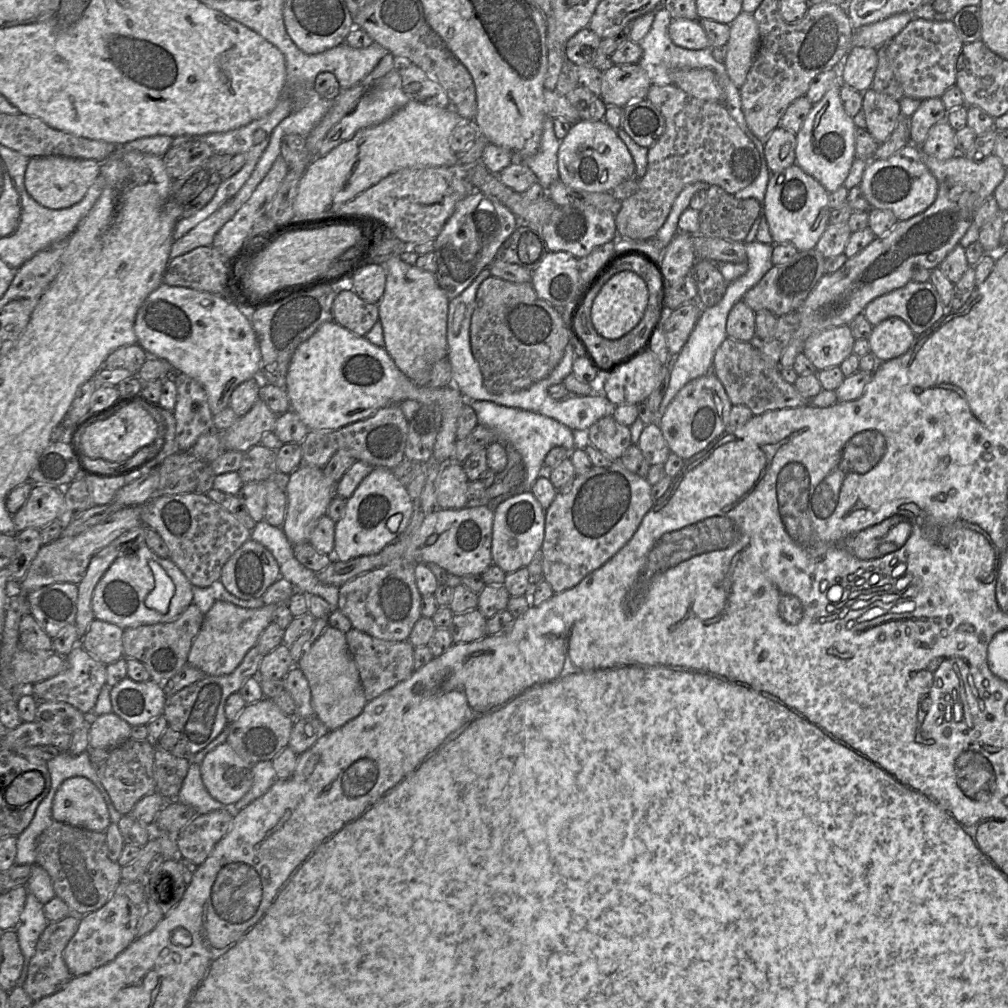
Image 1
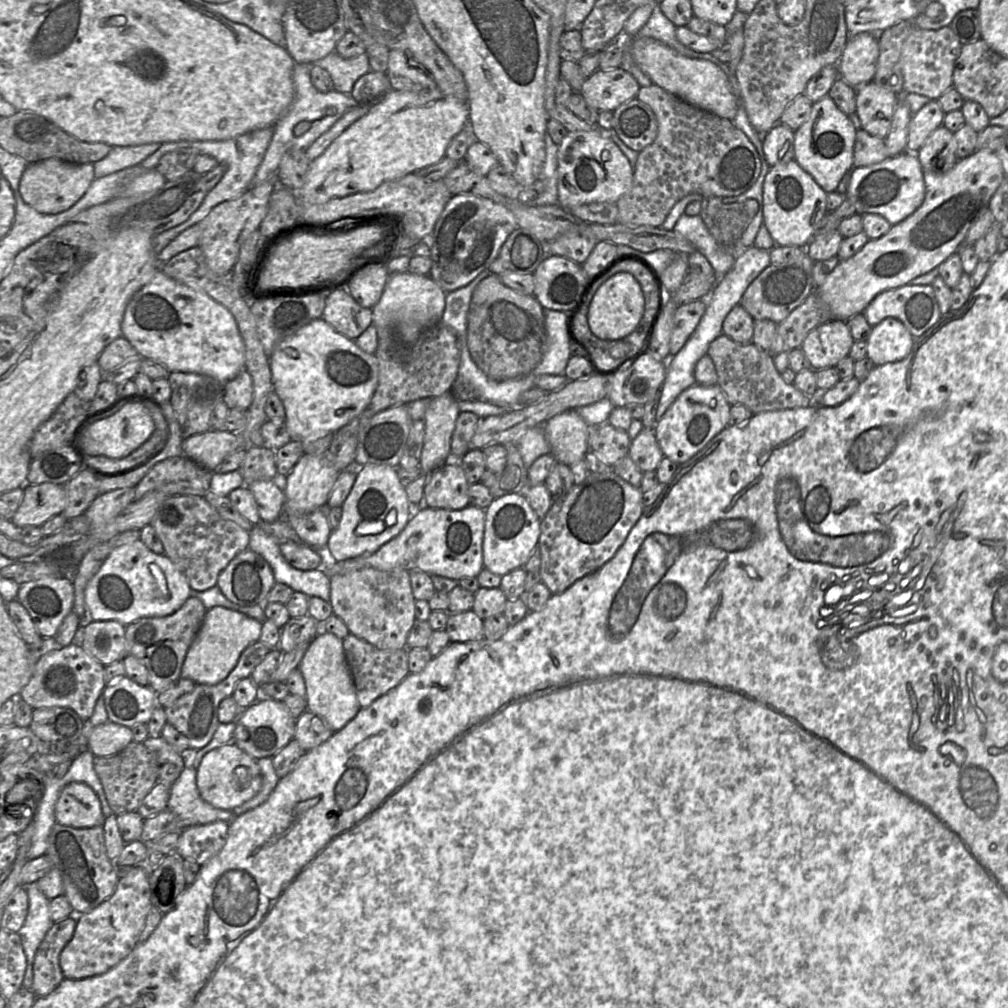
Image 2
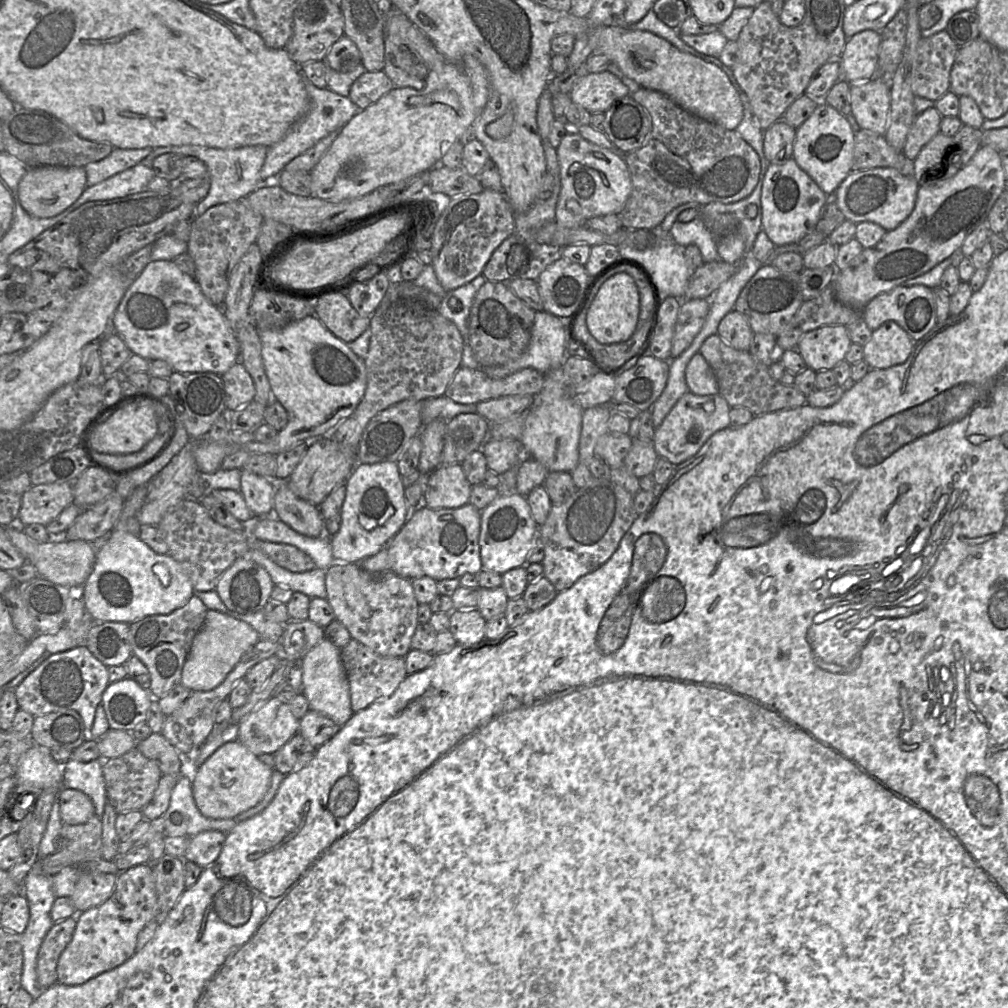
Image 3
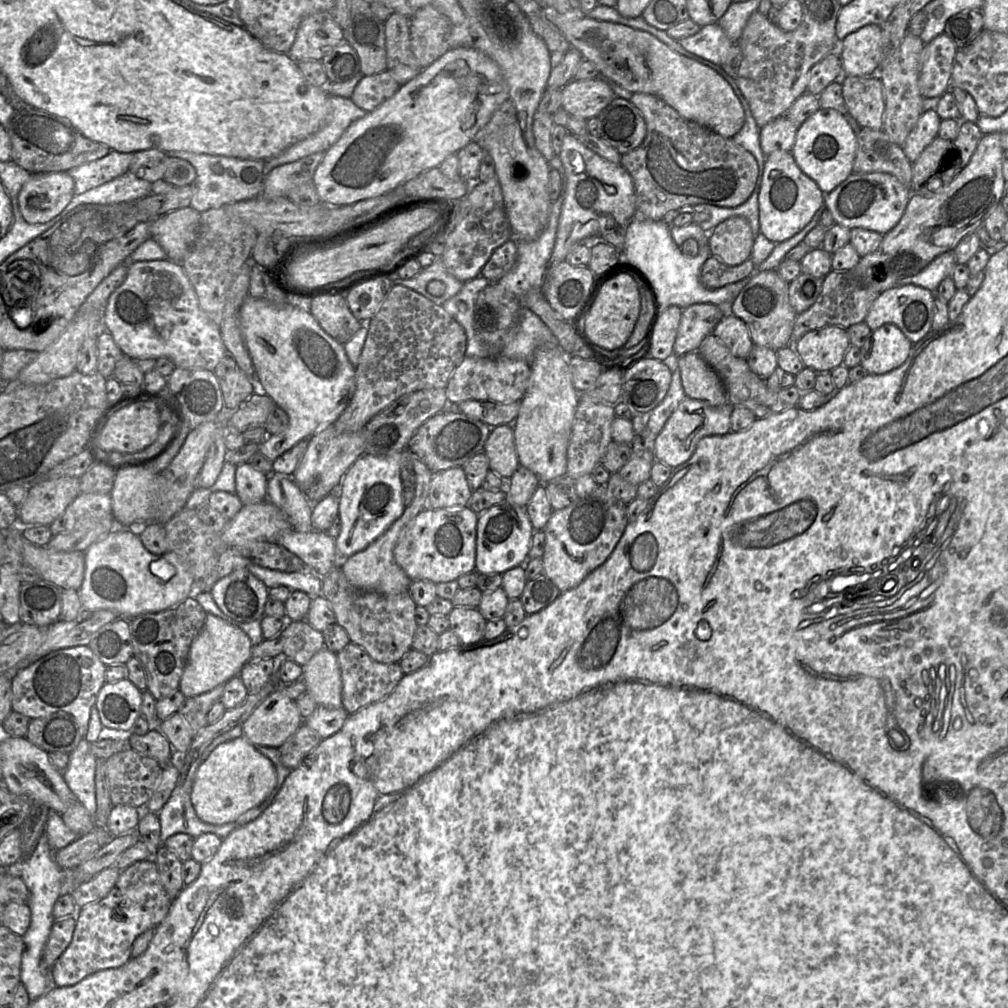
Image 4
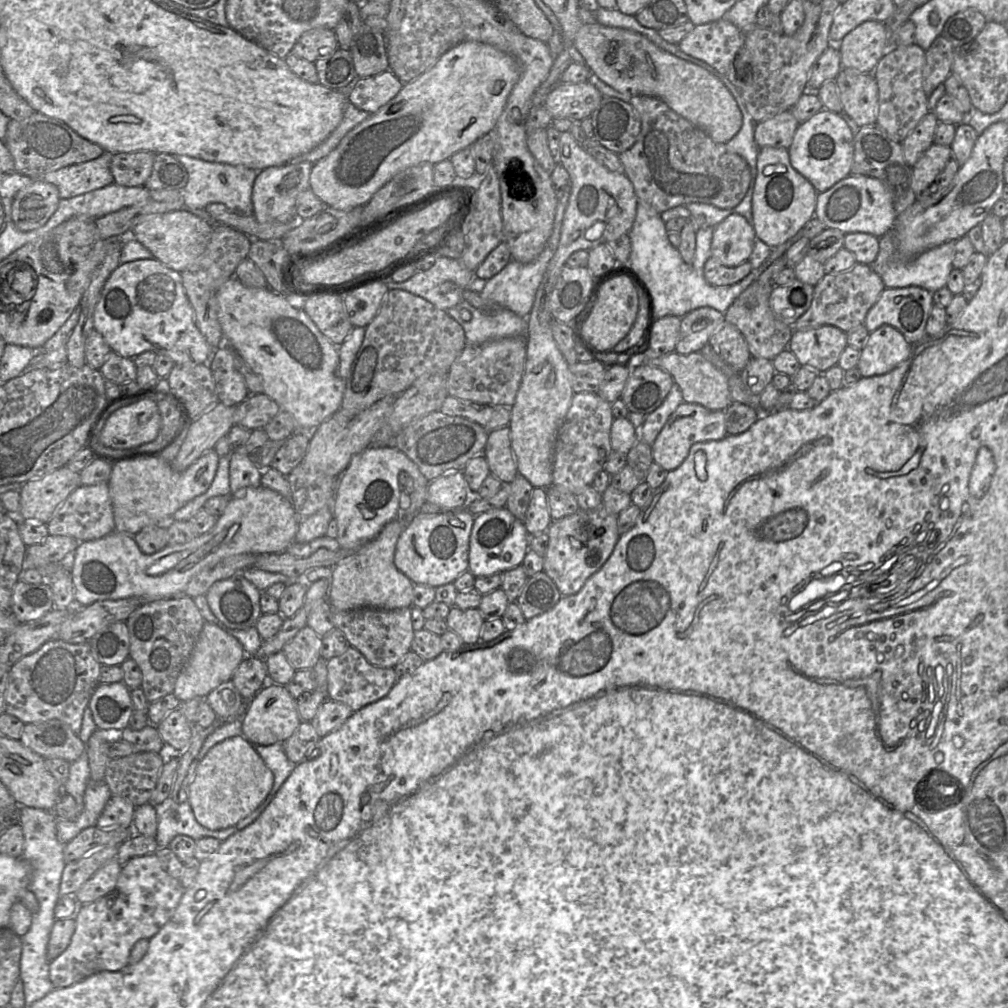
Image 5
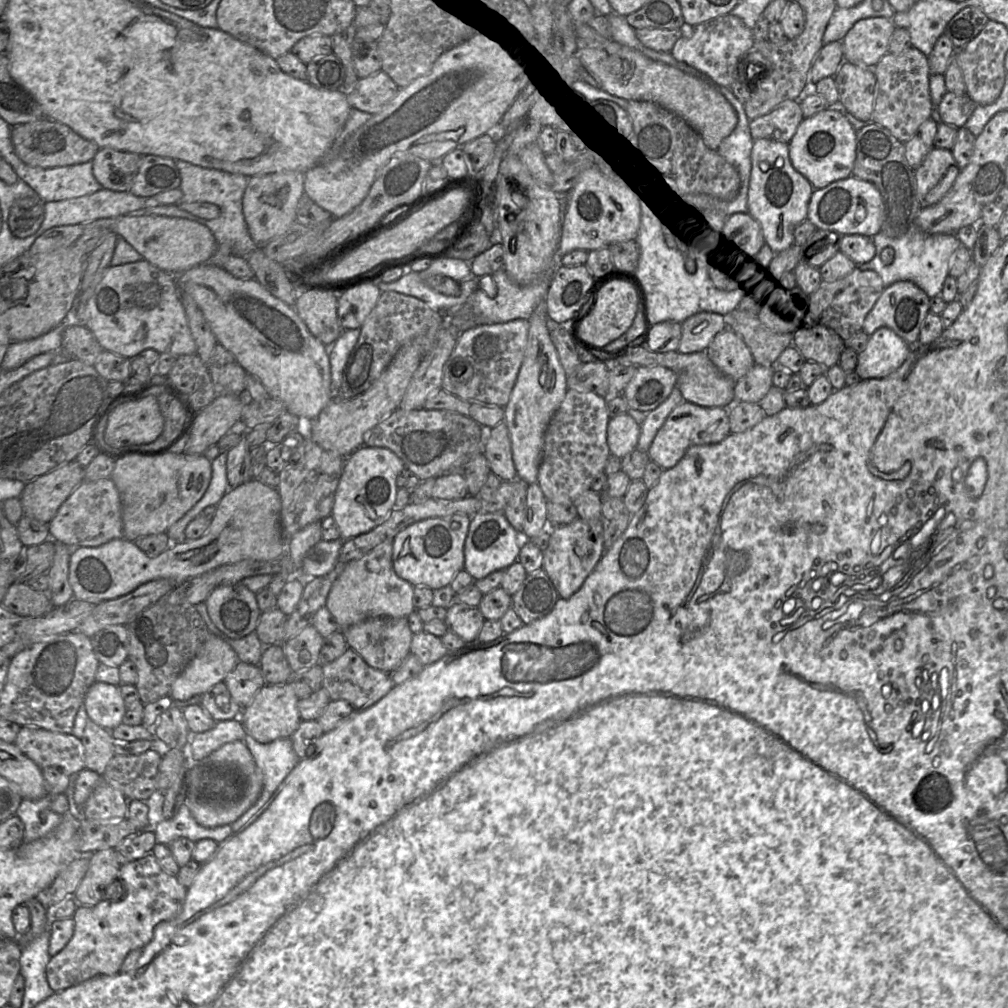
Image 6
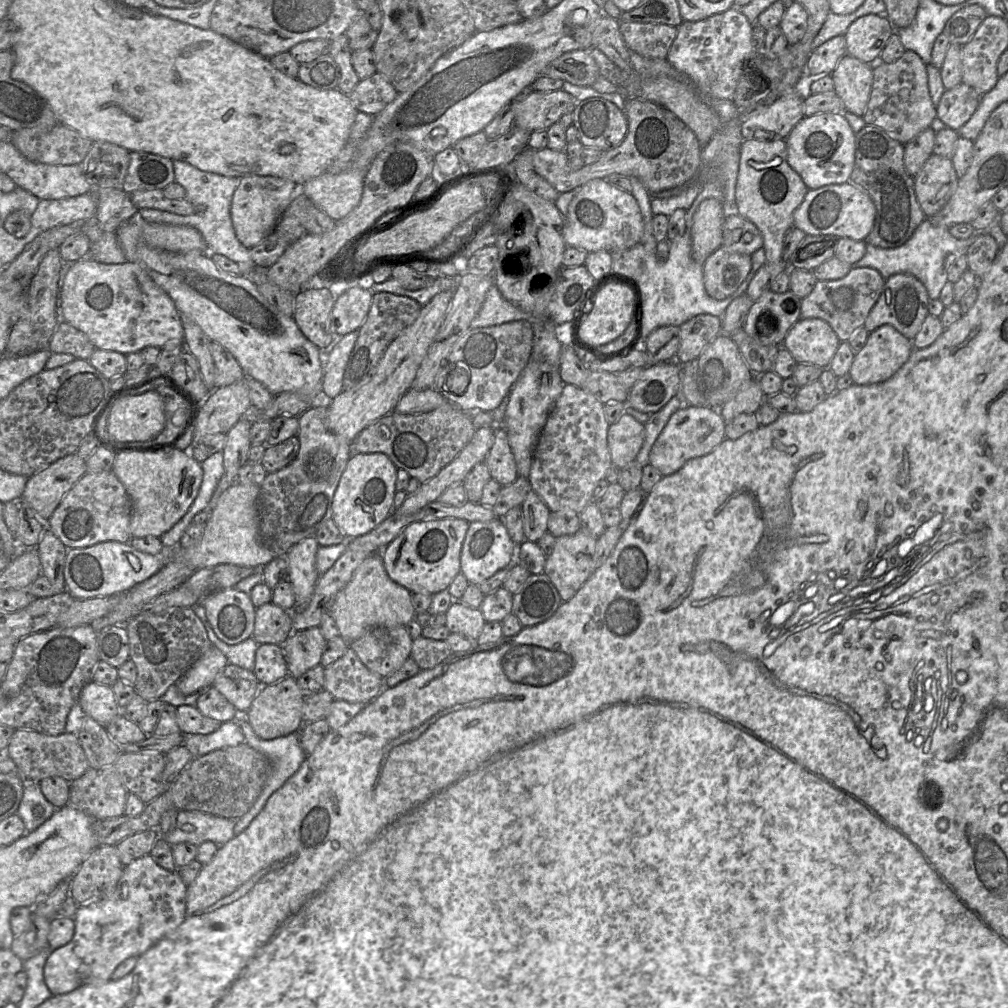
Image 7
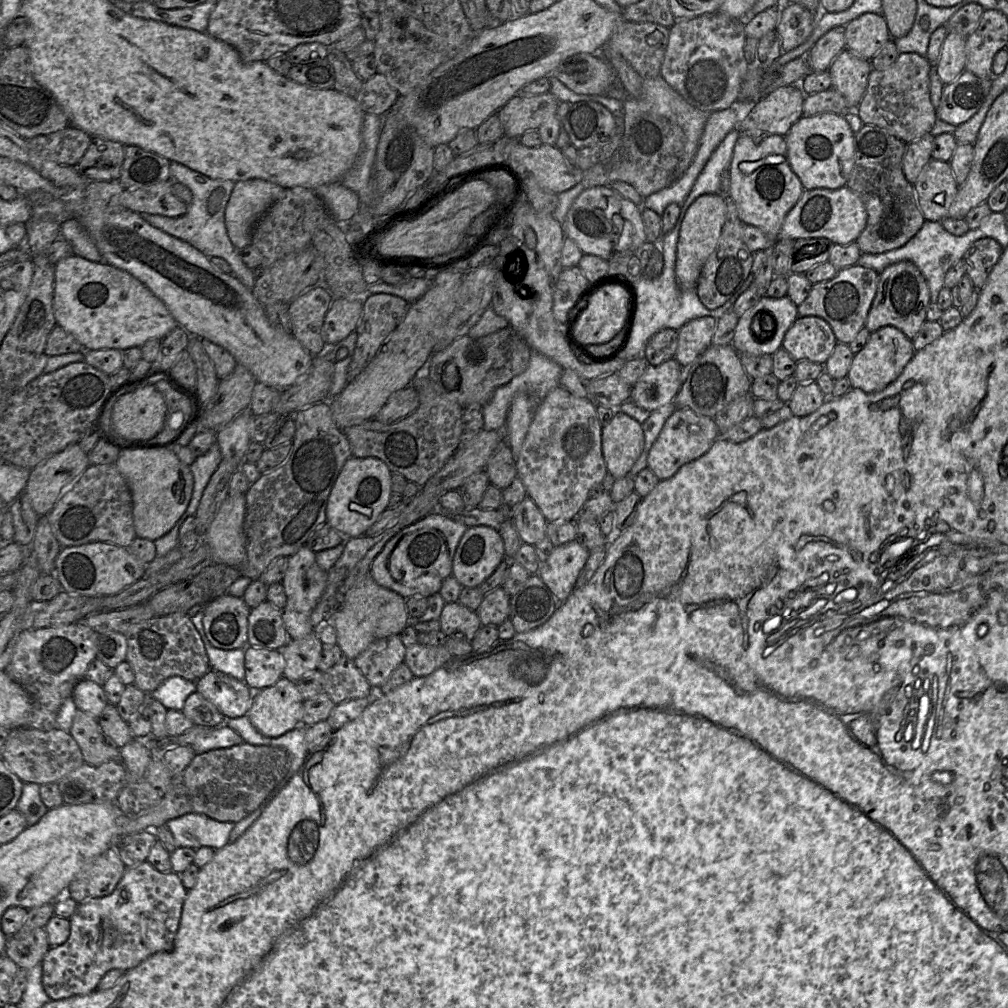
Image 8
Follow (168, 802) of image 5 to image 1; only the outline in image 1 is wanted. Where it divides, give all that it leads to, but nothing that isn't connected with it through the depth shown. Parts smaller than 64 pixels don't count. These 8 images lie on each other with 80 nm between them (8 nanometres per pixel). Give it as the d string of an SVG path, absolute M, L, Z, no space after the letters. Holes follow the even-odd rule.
M196 763L190 764L187 775L179 791L179 794L177 795L176 799L172 801L178 801L182 804L193 807L197 814L206 814L219 809L226 809L233 812L233 805L225 805L221 802L218 802L209 794L202 781L200 765Z

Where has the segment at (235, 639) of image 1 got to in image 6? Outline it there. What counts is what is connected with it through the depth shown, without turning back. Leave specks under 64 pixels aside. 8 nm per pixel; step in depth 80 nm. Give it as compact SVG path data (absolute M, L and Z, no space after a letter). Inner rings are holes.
M209 633L196 656L174 681L170 697L174 701L187 701L203 695L223 682L238 663L234 649L220 637Z

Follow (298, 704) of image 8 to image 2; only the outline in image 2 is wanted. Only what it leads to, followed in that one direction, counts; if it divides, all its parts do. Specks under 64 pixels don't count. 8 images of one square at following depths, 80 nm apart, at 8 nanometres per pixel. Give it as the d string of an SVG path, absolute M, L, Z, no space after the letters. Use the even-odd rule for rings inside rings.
M260 698L241 711L236 719L233 742L254 759L272 758L280 749L294 739L295 722L283 701Z

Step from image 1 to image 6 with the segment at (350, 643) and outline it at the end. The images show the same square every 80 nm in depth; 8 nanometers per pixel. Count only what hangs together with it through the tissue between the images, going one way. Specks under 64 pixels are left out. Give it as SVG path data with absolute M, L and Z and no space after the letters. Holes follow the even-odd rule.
M348 647L339 658L322 667L322 688L331 701L345 701L356 711L360 711L379 701L392 689L394 684L390 674L369 666Z

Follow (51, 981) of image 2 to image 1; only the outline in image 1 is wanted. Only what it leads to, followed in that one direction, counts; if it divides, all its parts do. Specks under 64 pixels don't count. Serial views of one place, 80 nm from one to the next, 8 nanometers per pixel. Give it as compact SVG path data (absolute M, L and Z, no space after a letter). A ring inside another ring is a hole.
M73 913L62 920L51 922L40 936L31 958L28 974L22 986L34 1002L62 990L73 978L63 960L63 952L79 927L80 916Z

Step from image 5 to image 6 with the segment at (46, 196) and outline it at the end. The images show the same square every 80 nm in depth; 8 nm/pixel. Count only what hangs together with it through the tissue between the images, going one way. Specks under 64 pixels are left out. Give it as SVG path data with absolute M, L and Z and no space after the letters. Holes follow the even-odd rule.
M38 195L15 200L8 216L11 233L17 238L25 238L37 232L43 222L44 204Z

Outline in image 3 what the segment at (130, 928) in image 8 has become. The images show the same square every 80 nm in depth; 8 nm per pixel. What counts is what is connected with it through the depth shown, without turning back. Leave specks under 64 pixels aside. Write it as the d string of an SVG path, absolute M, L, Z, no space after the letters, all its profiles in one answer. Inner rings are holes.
M140 864L118 874L117 883L111 896L100 905L76 915L76 928L73 937L61 953L57 964L57 983L75 986L110 971L136 952L136 942L142 929L152 920L160 919L160 912L155 886L153 864Z

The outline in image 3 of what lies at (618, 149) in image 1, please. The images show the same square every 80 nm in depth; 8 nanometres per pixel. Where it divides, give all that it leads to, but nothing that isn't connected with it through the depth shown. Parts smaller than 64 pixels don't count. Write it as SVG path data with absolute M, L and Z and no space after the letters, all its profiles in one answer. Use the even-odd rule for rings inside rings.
M567 133L556 152L560 165L560 193L555 220L559 225L579 227L590 218L619 214L623 210L632 190L632 181L622 158L607 148L589 142L578 133Z

